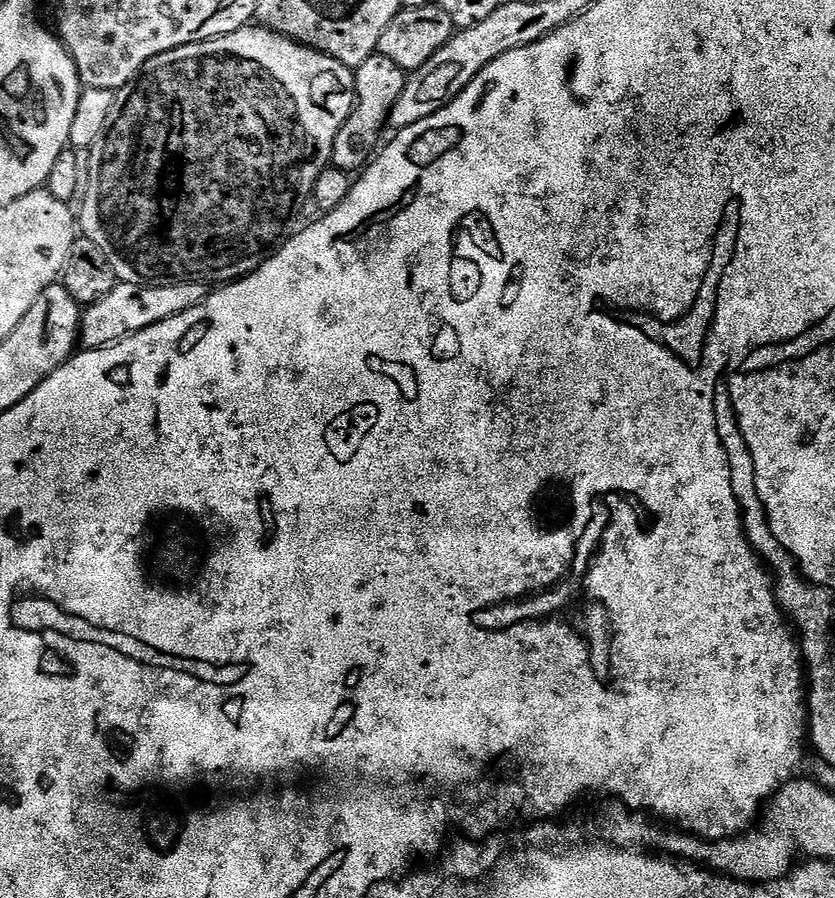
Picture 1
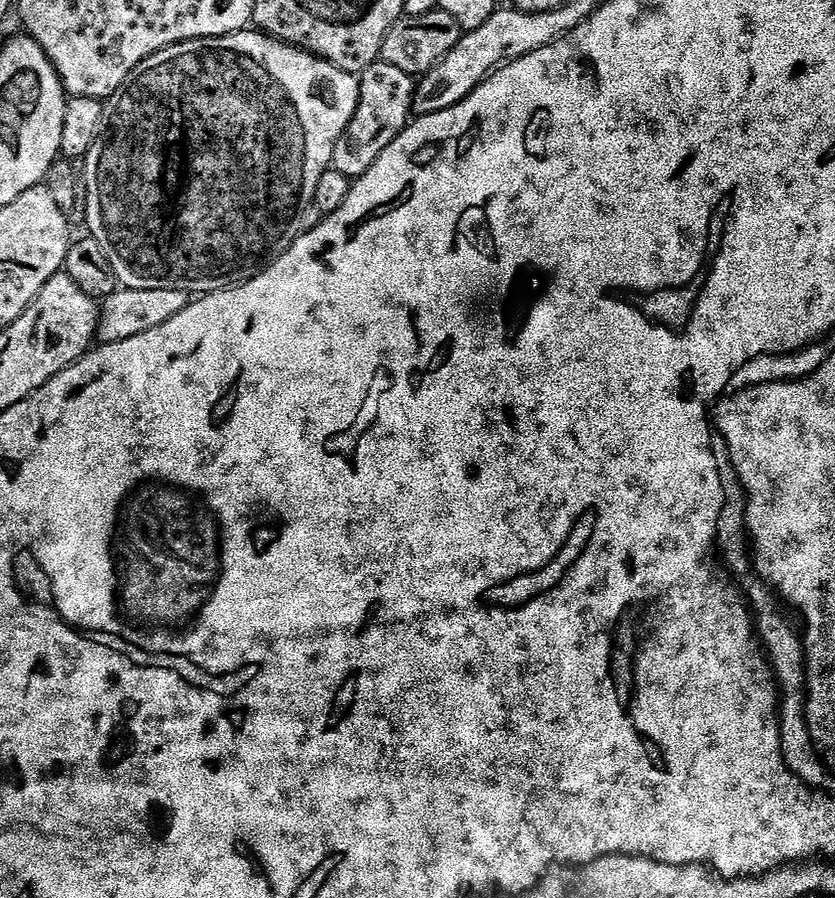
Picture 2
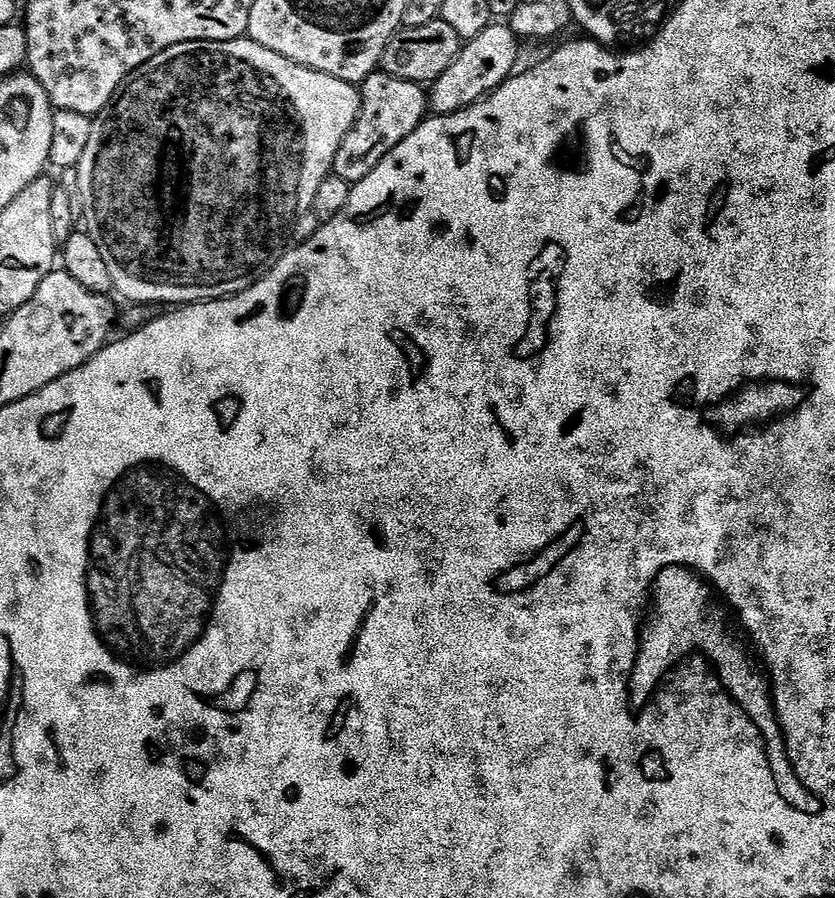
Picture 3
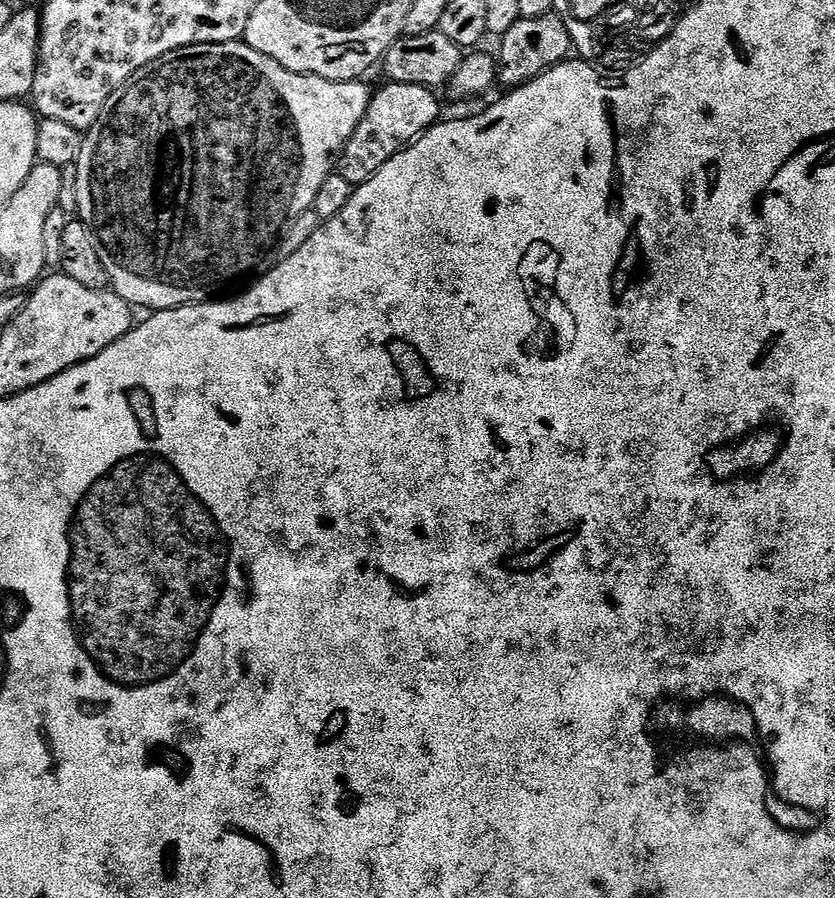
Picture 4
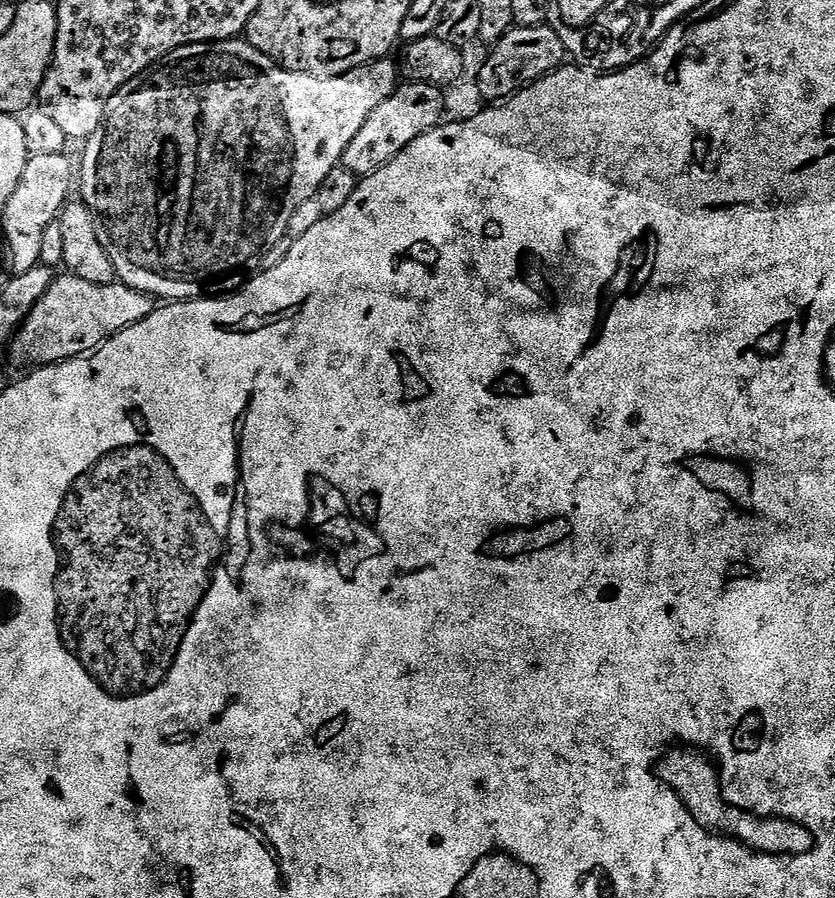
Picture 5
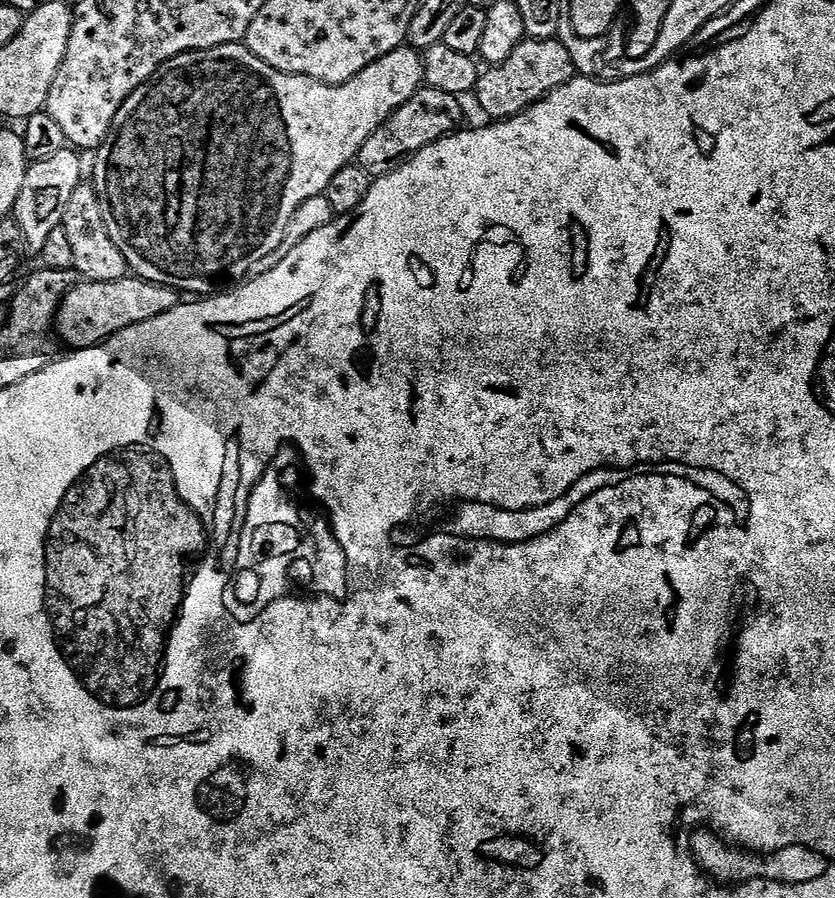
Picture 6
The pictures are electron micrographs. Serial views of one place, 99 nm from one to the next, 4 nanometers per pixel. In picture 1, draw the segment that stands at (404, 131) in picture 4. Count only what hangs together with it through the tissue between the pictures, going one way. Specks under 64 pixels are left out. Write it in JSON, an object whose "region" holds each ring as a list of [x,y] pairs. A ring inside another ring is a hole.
{"region":[[[379,54],[366,58],[362,66],[354,69],[354,75],[356,77],[356,104],[352,107],[352,113],[348,115],[346,122],[338,130],[338,138],[334,138],[334,150],[330,161],[331,167],[340,168],[349,174],[363,169],[373,159],[381,143],[380,135],[388,128],[388,119],[394,110],[394,102],[398,102],[398,94],[402,94],[406,79],[403,68],[390,62],[390,58]]]}

